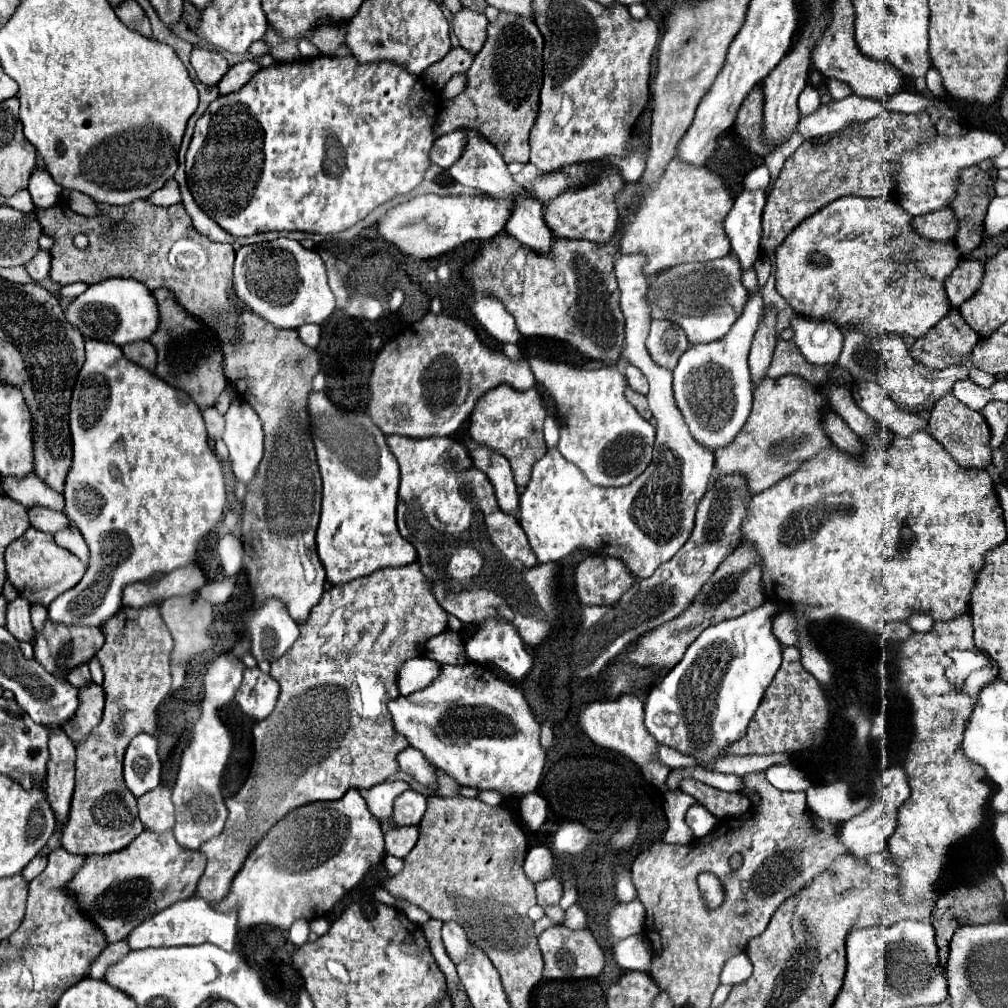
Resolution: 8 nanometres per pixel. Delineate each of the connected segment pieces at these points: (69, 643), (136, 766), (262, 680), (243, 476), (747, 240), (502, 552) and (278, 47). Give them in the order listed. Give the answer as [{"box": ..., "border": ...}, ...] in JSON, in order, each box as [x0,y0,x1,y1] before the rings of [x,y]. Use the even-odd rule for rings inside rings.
[{"box":[34,621,104,677],"border":[[[46,621],[40,631],[34,631],[34,657],[44,665],[44,669],[56,677],[62,677],[72,669],[78,667],[84,661],[90,661],[96,651],[104,645],[102,631],[98,627],[82,627],[82,625],[62,625],[54,621]]]},{"box":[124,735,160,797],"border":[[[138,735],[130,741],[124,757],[124,781],[136,797],[156,789],[160,785],[160,759],[158,741],[152,735]]]},{"box":[236,667,280,721],"border":[[[254,667],[244,671],[242,685],[236,693],[236,703],[248,717],[260,721],[274,711],[278,693],[280,685],[276,683],[276,679],[272,679],[270,673],[264,673],[258,667]]]},{"box":[224,401,264,483],"border":[[[234,401],[228,409],[224,443],[230,451],[232,471],[236,479],[250,483],[264,453],[264,435],[260,419],[246,401]]]},{"box":[724,191,764,269],"border":[[[742,191],[730,213],[724,221],[726,237],[730,239],[732,253],[738,257],[742,269],[754,265],[760,253],[760,235],[762,235],[762,209],[764,209],[764,191]]]},{"box":[386,435,560,647],"border":[[[388,435],[386,437],[386,443],[390,447],[390,451],[394,453],[398,465],[400,465],[400,489],[398,489],[398,529],[400,529],[400,535],[410,541],[414,545],[414,549],[418,551],[418,557],[420,557],[420,567],[422,567],[422,573],[426,575],[428,583],[432,585],[432,593],[436,597],[436,601],[440,603],[440,607],[452,615],[456,615],[462,623],[478,623],[480,621],[480,613],[482,615],[494,615],[500,607],[510,607],[512,613],[514,613],[514,619],[512,619],[512,625],[522,633],[522,639],[536,647],[540,645],[544,639],[548,639],[552,627],[558,627],[560,625],[560,607],[556,603],[556,563],[542,563],[538,565],[534,561],[534,553],[526,541],[526,535],[520,527],[520,523],[502,513],[498,509],[498,501],[496,501],[496,495],[494,495],[494,487],[492,483],[488,481],[488,477],[474,467],[470,455],[468,455],[468,449],[458,443],[456,439],[452,437],[430,437],[430,439],[410,439],[410,437],[402,437],[402,435]]]},{"box":[264,27,300,63],"border":[[[272,27],[268,29],[264,41],[270,43],[270,55],[272,55],[278,63],[290,63],[290,61],[296,61],[296,59],[300,57],[300,53],[298,53],[298,49],[296,49],[298,39],[294,39],[294,41],[282,41],[282,39],[274,33]]]}]

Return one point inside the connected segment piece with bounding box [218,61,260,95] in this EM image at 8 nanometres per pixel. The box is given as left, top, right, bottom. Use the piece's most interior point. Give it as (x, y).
(238, 75)

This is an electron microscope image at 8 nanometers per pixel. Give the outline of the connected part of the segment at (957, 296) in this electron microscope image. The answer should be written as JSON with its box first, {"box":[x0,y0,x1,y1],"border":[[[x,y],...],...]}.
{"box":[944,259,984,307],"border":[[[962,259],[958,263],[958,267],[946,277],[944,281],[944,289],[950,301],[950,307],[960,307],[966,299],[970,299],[978,289],[980,281],[982,281],[982,269],[984,263],[982,261],[970,261],[970,259]]]}

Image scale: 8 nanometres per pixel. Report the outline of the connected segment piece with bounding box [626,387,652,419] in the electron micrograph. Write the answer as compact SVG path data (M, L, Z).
M626 389L626 399L636 407L636 411L644 417L644 419L650 419L652 417L652 413L650 413L650 409L648 409L648 399L646 399L646 395L640 395L640 393L636 393L634 389Z

